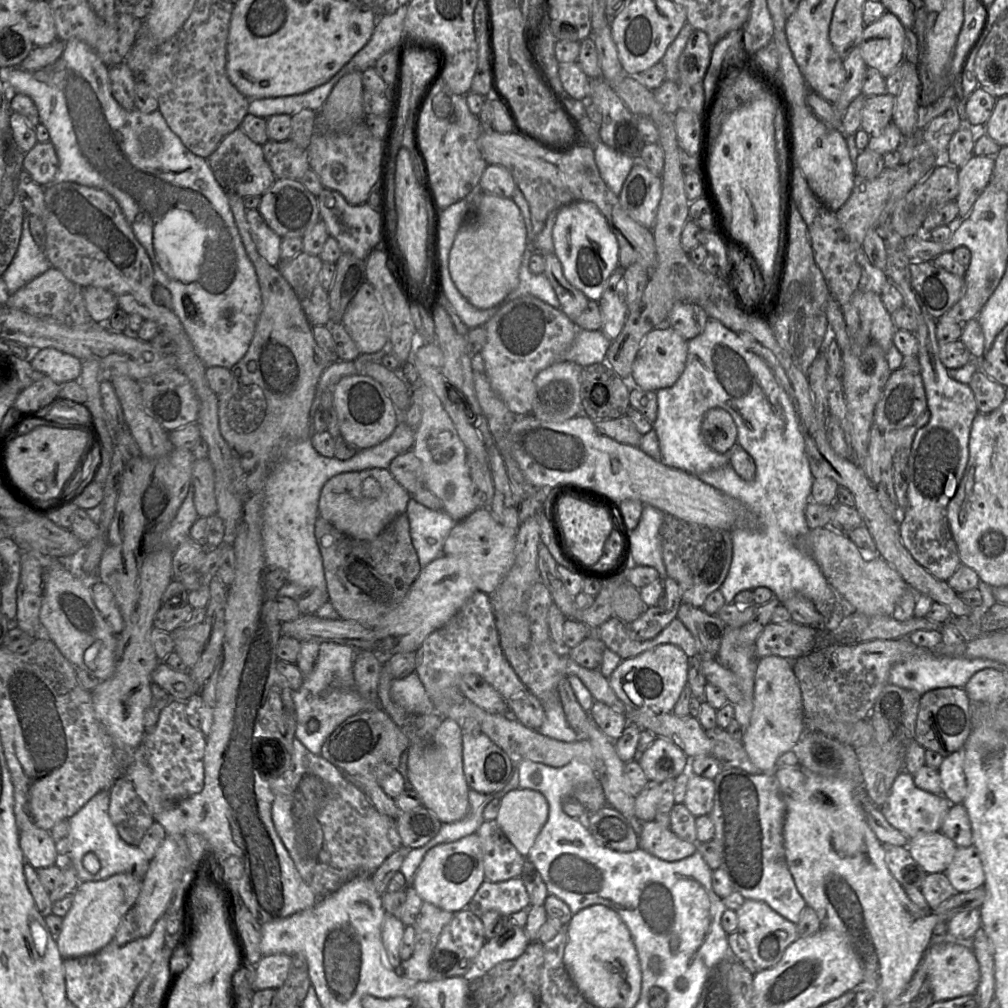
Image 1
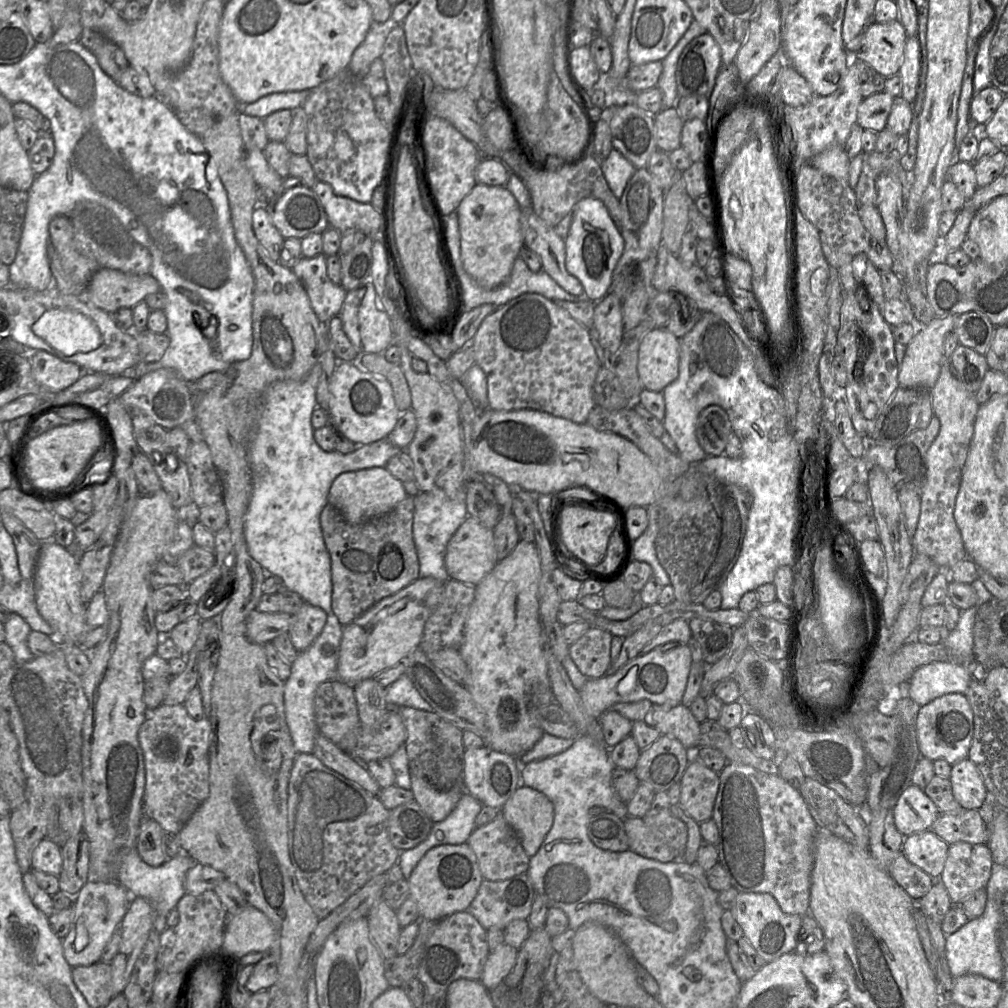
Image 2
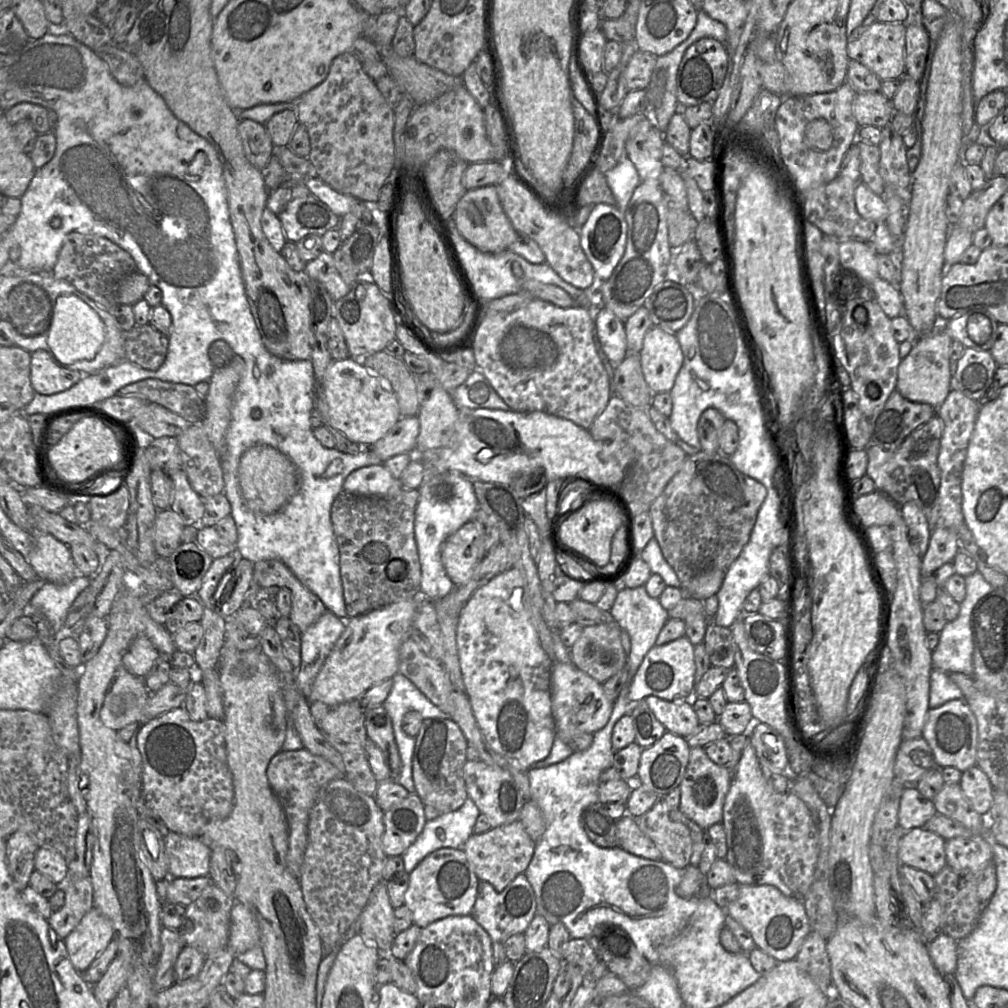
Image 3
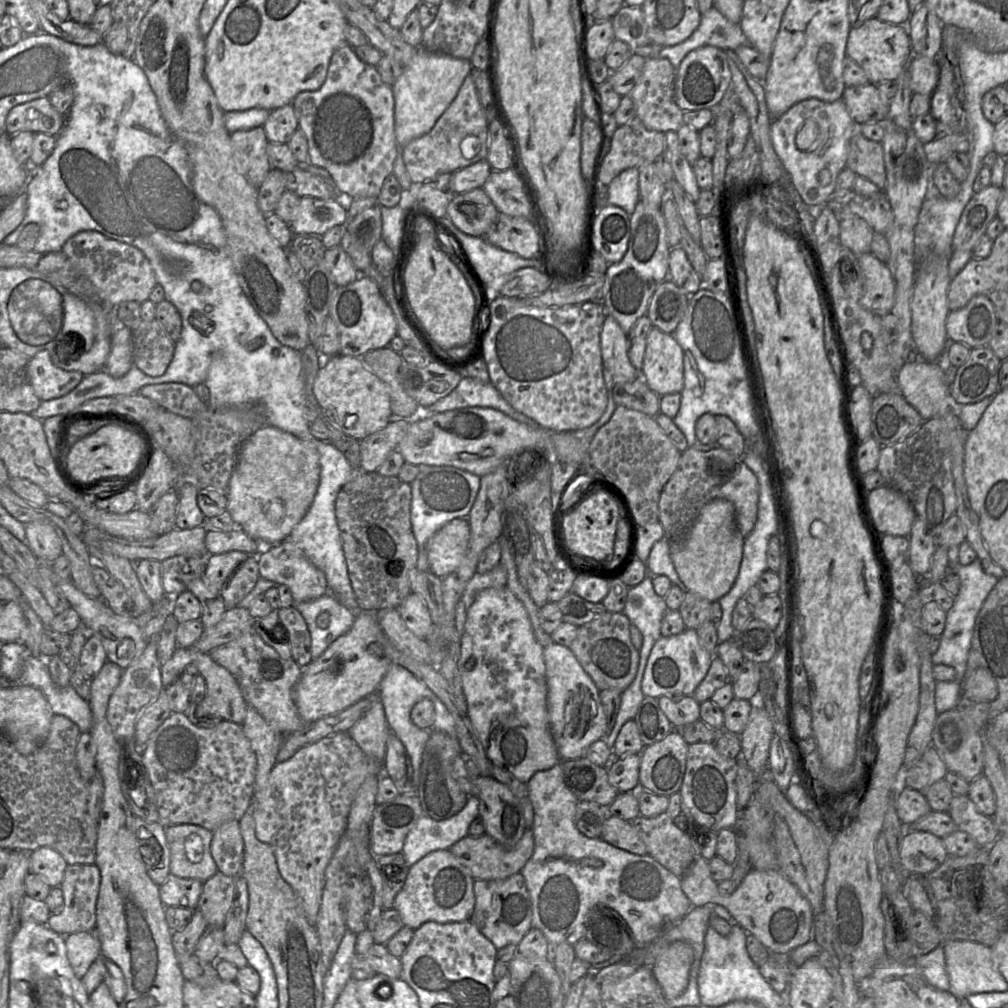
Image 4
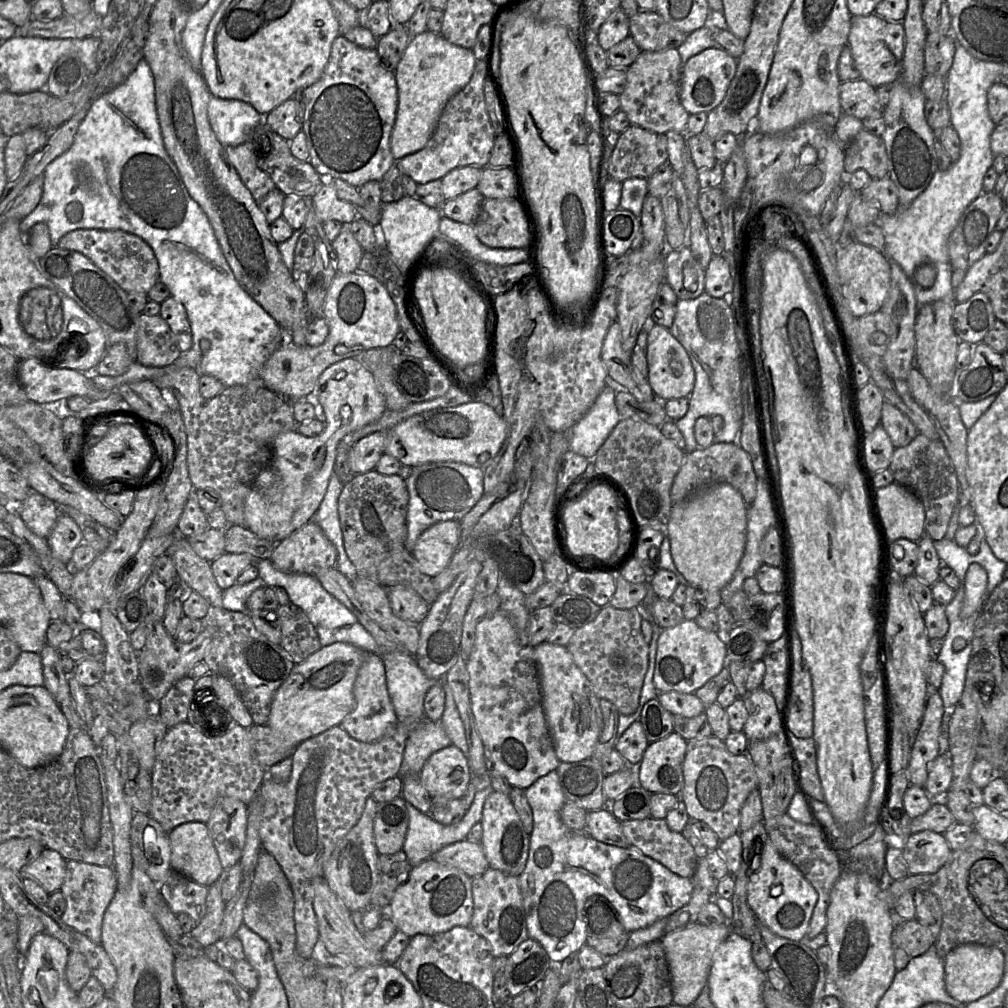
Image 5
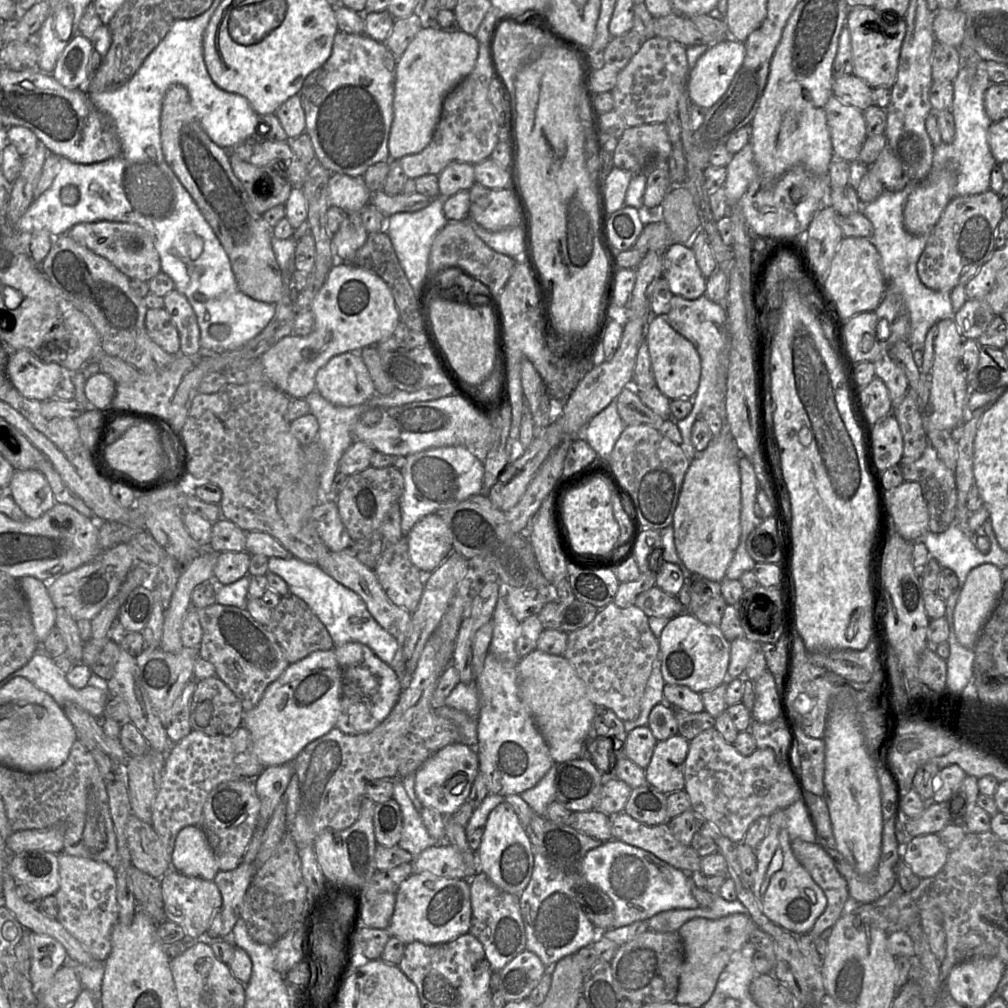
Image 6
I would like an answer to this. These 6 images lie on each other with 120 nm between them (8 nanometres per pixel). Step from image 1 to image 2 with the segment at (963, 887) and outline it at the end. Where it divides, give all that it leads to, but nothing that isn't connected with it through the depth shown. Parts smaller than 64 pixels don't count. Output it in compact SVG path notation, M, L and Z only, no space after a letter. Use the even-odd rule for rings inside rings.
M957 842L949 845L945 866L939 878L953 904L962 903L973 892L985 888L994 861L986 844Z

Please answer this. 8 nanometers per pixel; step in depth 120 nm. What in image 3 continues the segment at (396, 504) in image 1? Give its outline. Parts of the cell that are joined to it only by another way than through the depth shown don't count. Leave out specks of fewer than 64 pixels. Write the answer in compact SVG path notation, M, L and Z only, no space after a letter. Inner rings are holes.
M384 464L359 468L343 483L343 491L365 497L394 497L403 488L400 480L394 478Z

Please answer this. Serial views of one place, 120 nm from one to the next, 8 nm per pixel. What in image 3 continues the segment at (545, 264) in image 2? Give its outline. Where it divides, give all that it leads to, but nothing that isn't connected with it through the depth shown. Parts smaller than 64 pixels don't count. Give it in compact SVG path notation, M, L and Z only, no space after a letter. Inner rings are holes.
M505 167L504 170L506 171L505 176L496 185L497 193L503 210L512 223L514 229L518 234L528 236L539 245L545 255L545 262L548 263L564 281L579 289L591 287L595 282L595 274L590 261L581 248L578 229L571 226L568 220L545 210L510 171Z

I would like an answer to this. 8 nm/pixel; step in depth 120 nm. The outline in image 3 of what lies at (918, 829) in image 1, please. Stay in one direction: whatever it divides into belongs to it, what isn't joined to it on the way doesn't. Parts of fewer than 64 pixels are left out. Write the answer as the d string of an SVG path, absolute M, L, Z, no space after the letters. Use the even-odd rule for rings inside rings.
M906 785L899 805L898 826L905 832L922 828L937 813L932 800L924 797L915 785Z

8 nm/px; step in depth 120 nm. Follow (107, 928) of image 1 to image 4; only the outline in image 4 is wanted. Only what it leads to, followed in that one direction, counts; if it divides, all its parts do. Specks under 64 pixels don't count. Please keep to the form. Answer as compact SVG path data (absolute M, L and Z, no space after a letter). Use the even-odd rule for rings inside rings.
M96 931L66 935L66 952L75 976L82 979L90 965L101 955L101 944Z

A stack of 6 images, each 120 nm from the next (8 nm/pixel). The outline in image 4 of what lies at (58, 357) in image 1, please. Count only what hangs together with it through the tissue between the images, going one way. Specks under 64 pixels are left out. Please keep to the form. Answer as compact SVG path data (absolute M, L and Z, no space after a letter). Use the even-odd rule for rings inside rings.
M41 350L30 358L27 373L34 393L41 401L68 394L84 377L80 371L55 366L47 350Z

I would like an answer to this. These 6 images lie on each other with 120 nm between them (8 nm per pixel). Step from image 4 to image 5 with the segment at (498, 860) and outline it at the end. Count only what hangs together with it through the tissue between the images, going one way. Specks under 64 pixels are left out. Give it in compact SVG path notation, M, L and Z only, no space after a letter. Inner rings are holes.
M467 839L445 846L431 858L441 865L462 871L471 879L489 868L481 843L472 843Z

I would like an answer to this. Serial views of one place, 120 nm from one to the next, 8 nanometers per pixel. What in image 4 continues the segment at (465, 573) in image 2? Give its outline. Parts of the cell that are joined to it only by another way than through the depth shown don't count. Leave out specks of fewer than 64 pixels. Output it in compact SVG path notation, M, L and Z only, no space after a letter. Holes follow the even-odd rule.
M456 518L441 527L426 545L430 571L439 578L454 572L466 556L470 537L466 519Z

